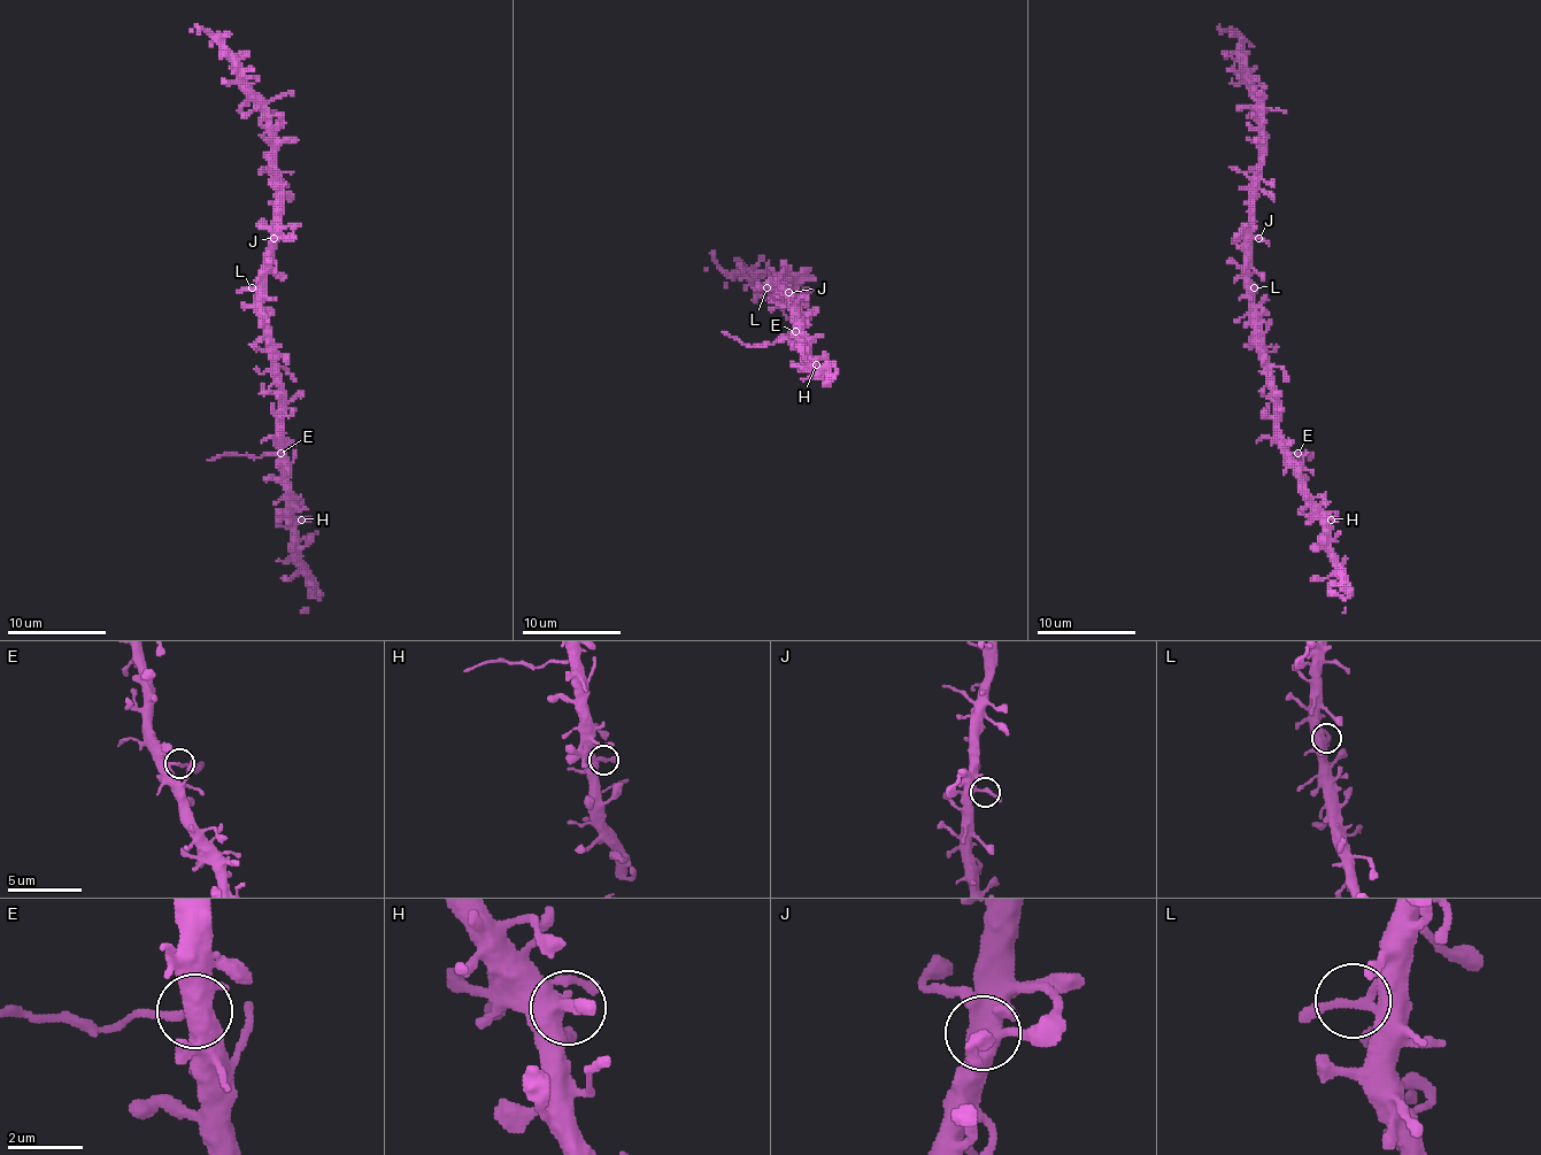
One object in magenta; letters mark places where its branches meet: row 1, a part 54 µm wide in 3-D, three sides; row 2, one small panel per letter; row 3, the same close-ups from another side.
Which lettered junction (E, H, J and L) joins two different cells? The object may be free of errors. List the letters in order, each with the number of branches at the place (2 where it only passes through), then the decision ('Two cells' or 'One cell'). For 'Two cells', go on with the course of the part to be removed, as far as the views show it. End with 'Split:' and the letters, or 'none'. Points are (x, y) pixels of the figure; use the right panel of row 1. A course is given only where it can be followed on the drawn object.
E: Branches: 2. Two cells. Course of the part to remove: (1299, 453), (1314, 455), (1299, 460)
H: Branches: 2. One cell
J: Branches: 2. One cell
L: Branches: 2. One cell
Split: E

